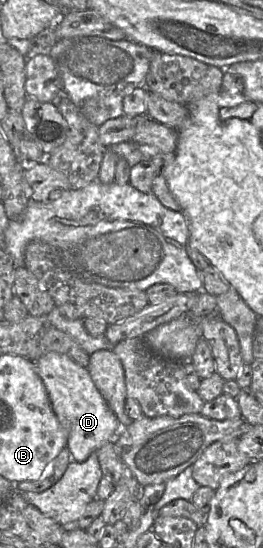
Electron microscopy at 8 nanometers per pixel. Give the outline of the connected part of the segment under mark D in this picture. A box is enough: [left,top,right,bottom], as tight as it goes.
[34,351,122,462]

